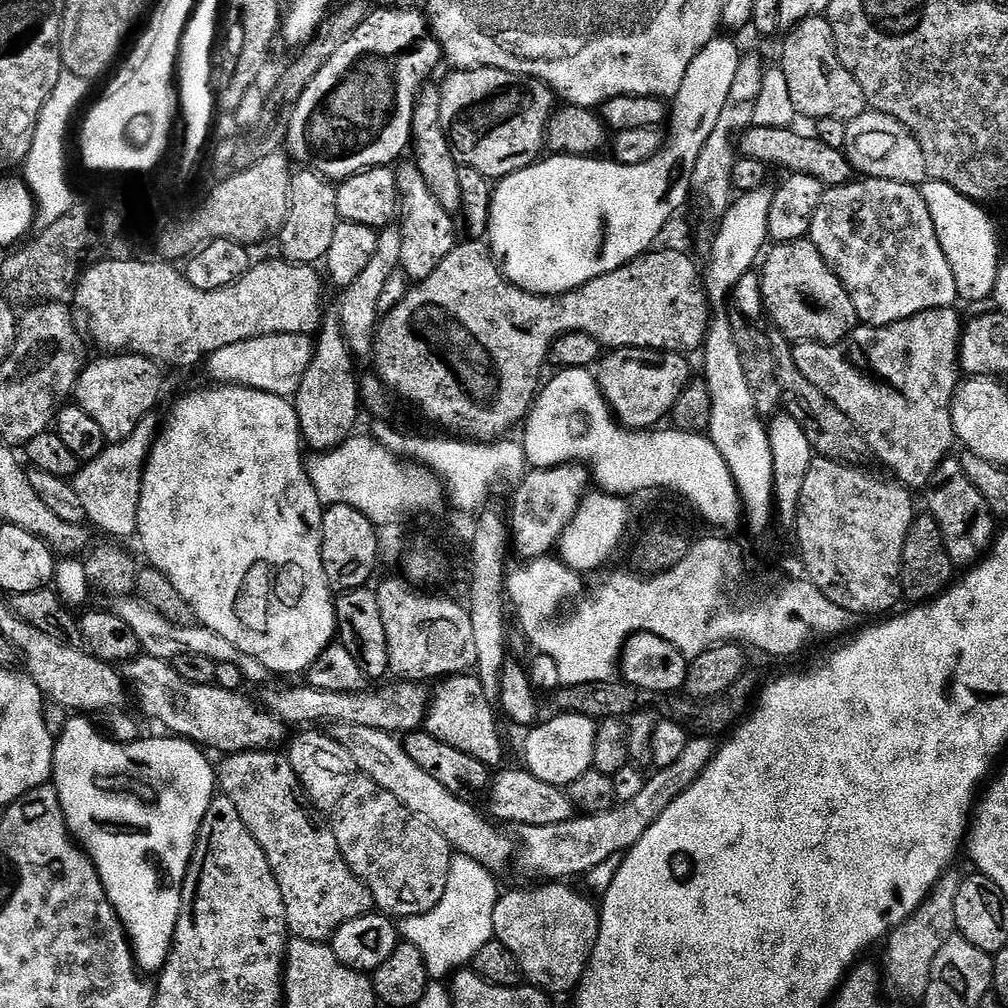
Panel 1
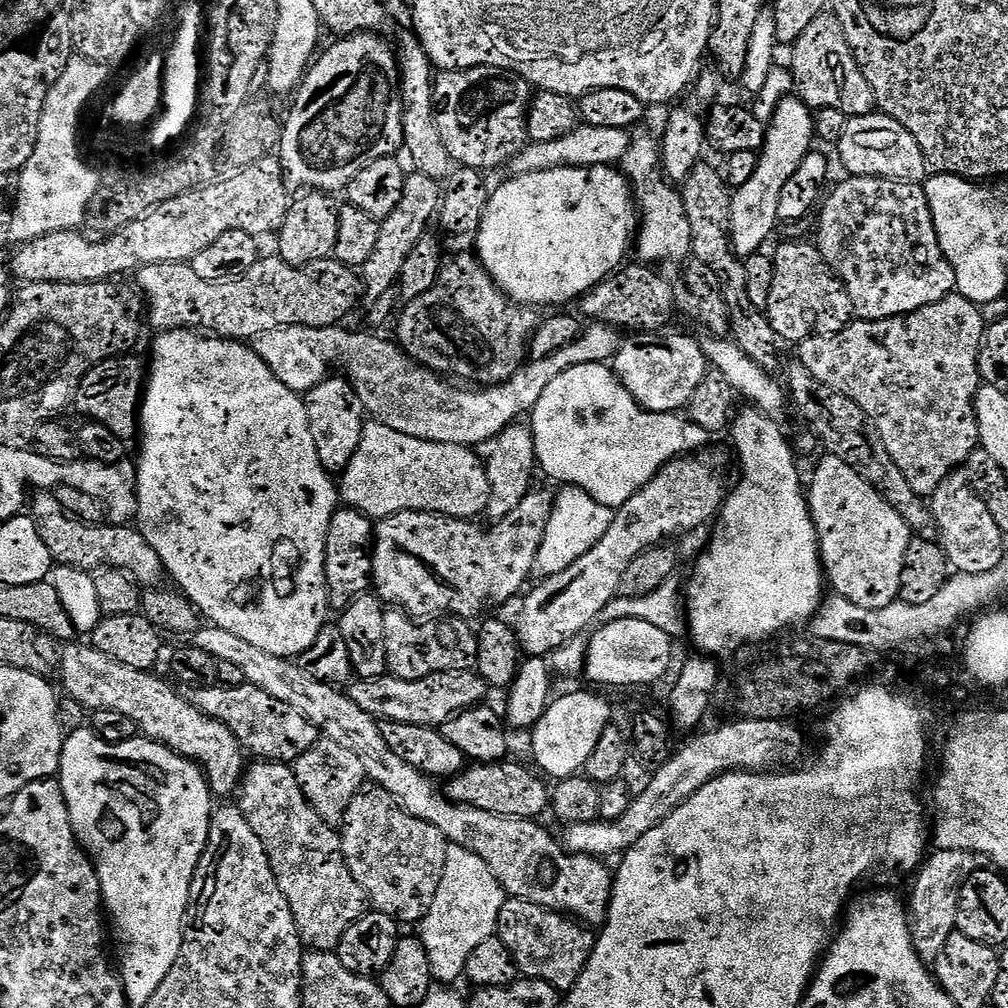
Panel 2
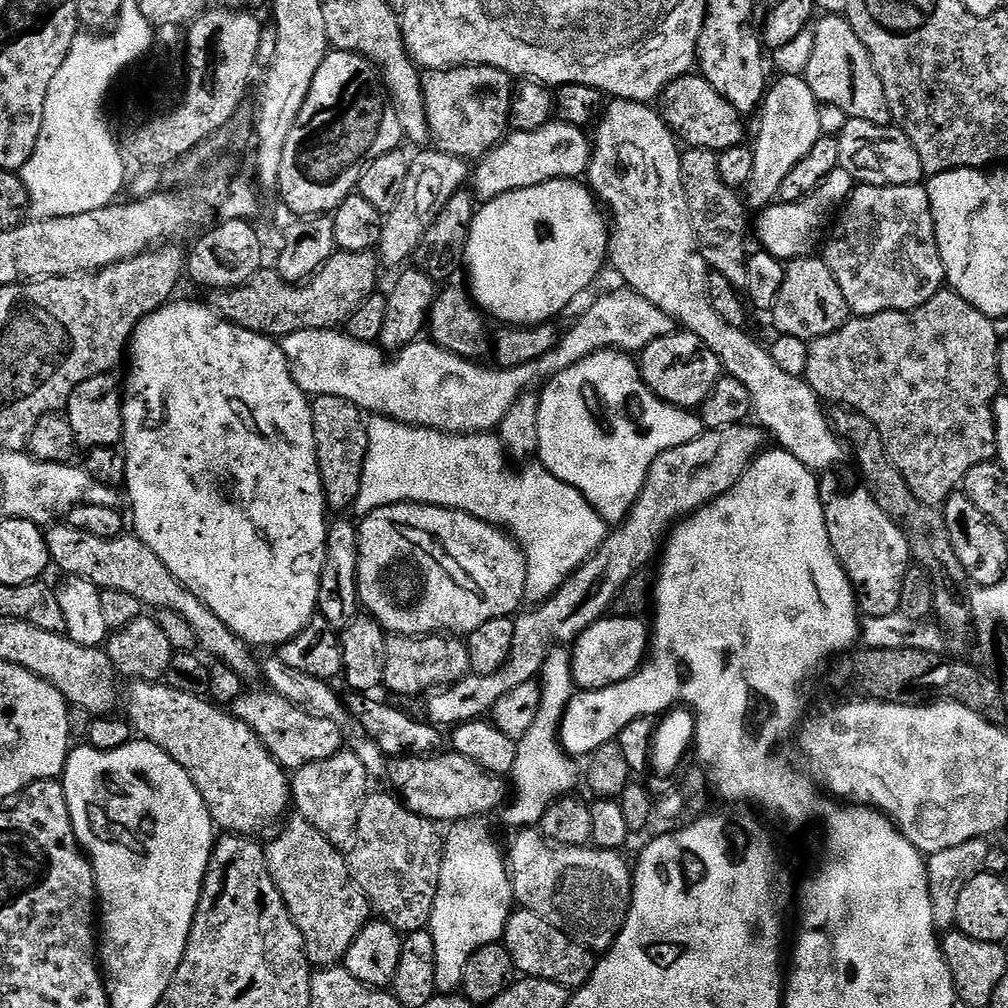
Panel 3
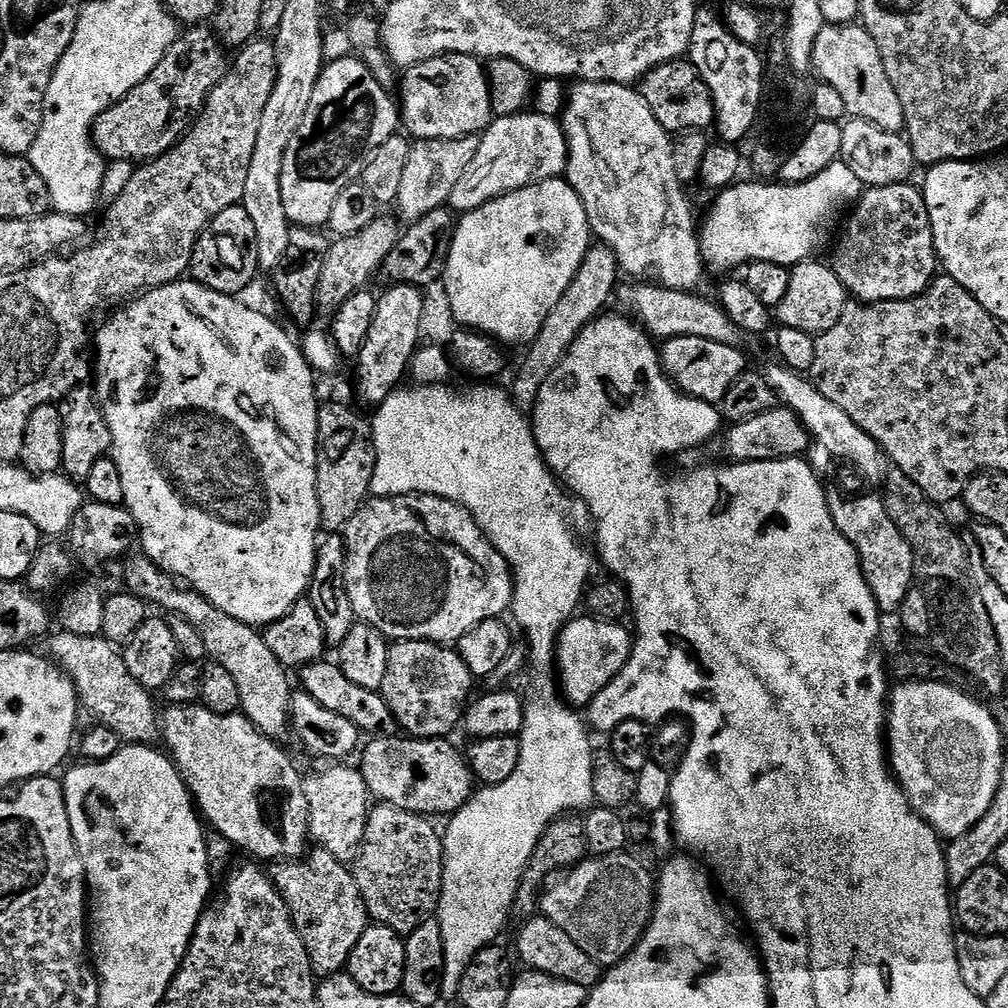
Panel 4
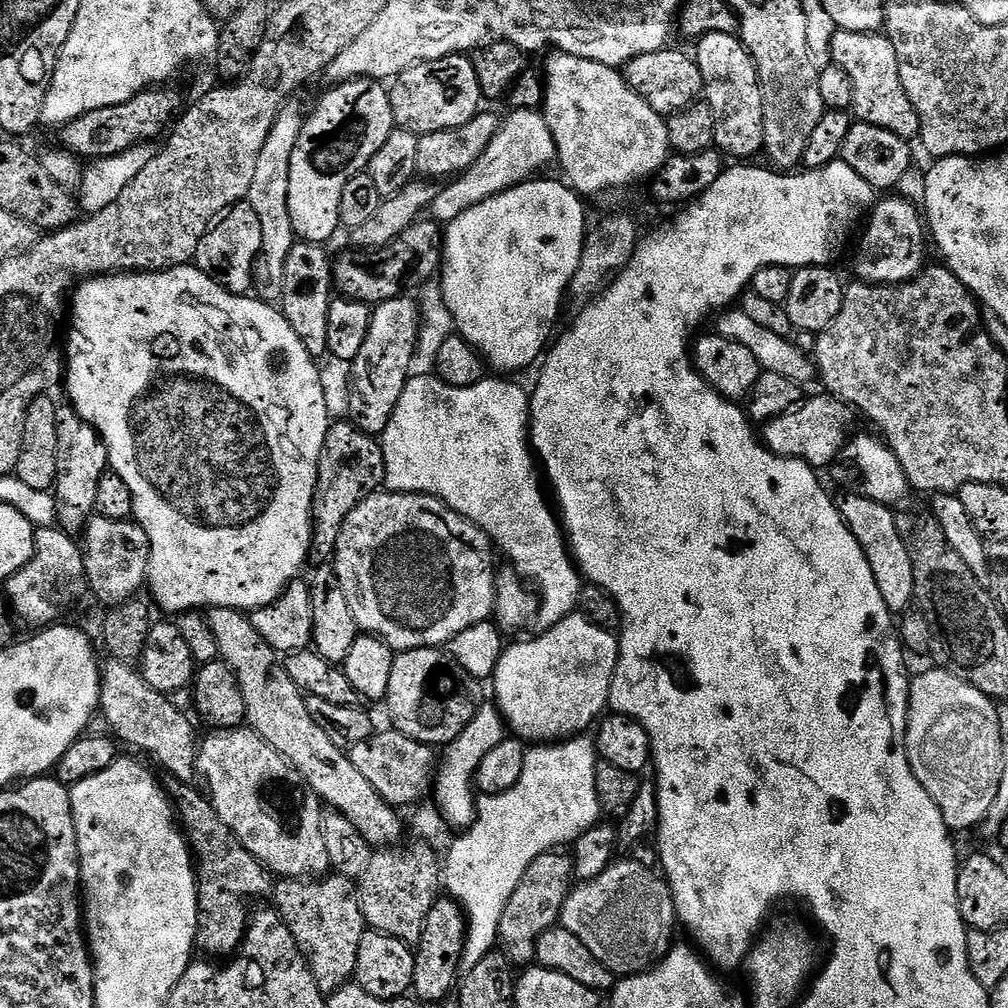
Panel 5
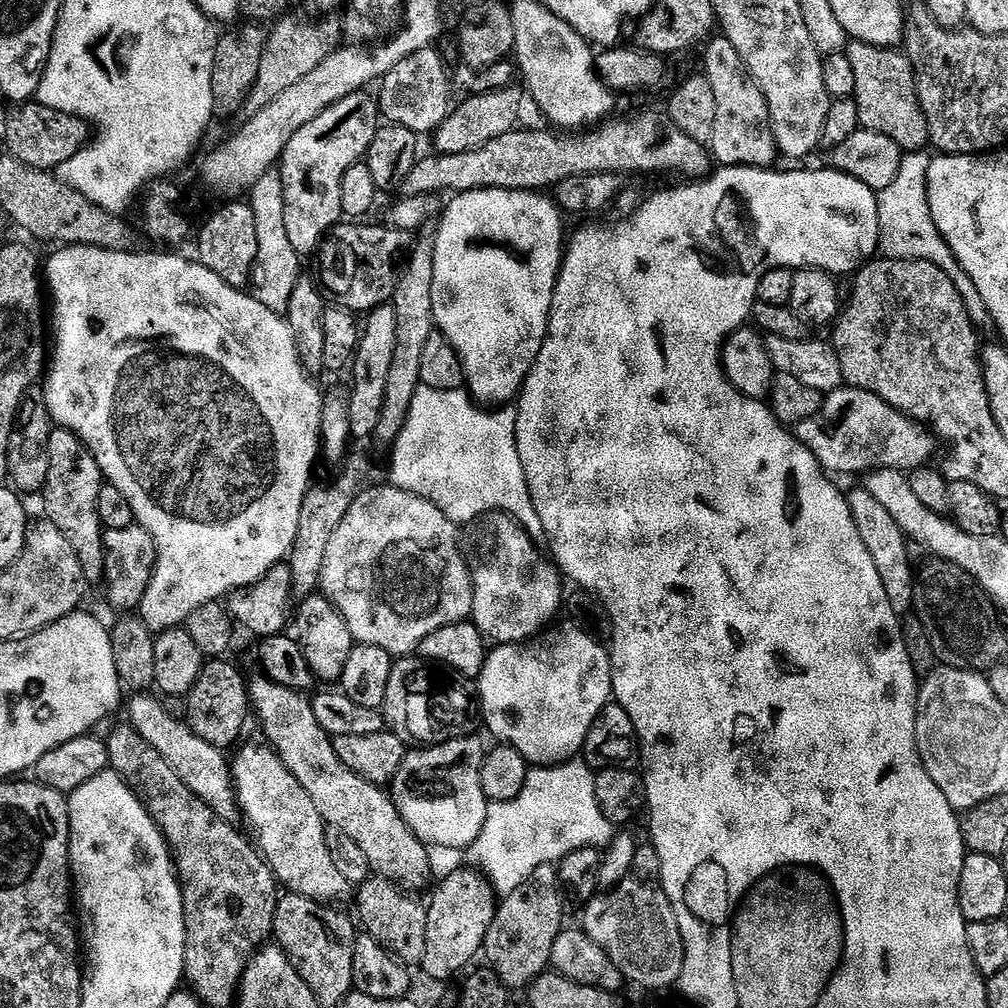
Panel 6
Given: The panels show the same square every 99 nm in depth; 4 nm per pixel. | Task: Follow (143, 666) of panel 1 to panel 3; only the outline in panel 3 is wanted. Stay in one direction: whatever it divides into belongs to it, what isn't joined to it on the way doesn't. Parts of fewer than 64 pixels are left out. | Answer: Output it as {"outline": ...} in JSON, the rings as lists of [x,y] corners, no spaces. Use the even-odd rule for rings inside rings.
{"outline":[[[271,690],[264,692],[245,691],[230,705],[232,715],[236,716],[266,746],[266,750],[286,770],[295,770],[310,762],[322,762],[322,758],[334,758],[345,747],[344,732],[341,725],[328,716],[315,716],[299,708],[294,702],[282,698]]]}

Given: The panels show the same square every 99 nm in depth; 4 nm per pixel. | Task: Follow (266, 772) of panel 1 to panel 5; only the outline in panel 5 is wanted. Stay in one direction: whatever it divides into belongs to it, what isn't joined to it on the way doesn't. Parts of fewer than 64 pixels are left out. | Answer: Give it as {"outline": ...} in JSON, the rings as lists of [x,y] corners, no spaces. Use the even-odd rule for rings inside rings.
{"outline":[[[339,874],[302,880],[280,878],[274,884],[275,896],[275,911],[286,922],[290,934],[294,934],[294,942],[314,974],[314,982],[318,982],[318,990],[331,994],[343,988],[355,977],[358,946],[366,931],[357,881]]]}

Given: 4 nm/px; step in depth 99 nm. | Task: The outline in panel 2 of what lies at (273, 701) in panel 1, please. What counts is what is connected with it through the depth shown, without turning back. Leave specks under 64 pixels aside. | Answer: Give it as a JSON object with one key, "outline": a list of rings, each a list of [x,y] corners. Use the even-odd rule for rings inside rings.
{"outline":[[[475,671],[443,672],[430,674],[417,680],[399,680],[397,676],[385,674],[373,680],[353,679],[347,685],[346,693],[359,709],[370,714],[377,722],[406,722],[410,726],[439,728],[450,718],[485,703],[484,695],[489,695],[487,682]]]}

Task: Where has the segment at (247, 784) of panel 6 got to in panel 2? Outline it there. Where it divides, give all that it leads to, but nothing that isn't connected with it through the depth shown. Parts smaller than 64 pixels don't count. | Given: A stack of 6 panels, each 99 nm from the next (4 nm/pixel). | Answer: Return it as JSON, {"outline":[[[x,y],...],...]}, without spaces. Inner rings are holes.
{"outline":[[[68,642],[61,647],[64,648],[60,652],[61,685],[59,684],[59,687],[62,689],[62,692],[62,687],[64,687],[65,694],[68,695],[74,703],[81,704],[82,707],[88,708],[87,710],[91,710],[92,712],[101,712],[102,710],[118,710],[118,714],[126,714],[126,718],[130,718],[130,722],[134,722],[136,731],[141,737],[152,740],[155,744],[166,746],[170,749],[170,751],[177,752],[180,756],[185,756],[187,760],[191,760],[192,763],[197,764],[206,779],[208,779],[208,786],[212,789],[213,797],[220,798],[220,796],[228,796],[231,794],[231,792],[233,795],[233,793],[239,789],[242,783],[242,777],[246,772],[246,753],[244,749],[240,747],[240,743],[238,743],[238,741],[236,741],[234,738],[234,734],[230,734],[230,730],[226,726],[222,726],[222,724],[217,720],[211,720],[206,713],[199,712],[196,707],[193,706],[191,699],[184,697],[183,700],[183,698],[179,696],[181,693],[177,691],[175,687],[172,687],[172,689],[168,685],[163,684],[163,682],[156,677],[156,674],[153,674],[152,672],[143,672],[142,670],[130,670],[130,666],[122,666],[118,662],[114,662],[110,658],[106,658],[106,654],[102,654],[99,650],[89,646],[87,643],[84,643],[85,645],[80,643],[81,642]]]}

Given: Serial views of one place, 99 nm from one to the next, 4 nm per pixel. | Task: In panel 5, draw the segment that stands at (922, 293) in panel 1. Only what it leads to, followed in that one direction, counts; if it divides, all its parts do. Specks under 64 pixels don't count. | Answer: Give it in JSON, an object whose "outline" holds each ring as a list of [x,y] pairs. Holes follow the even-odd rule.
{"outline":[[[892,196],[871,209],[864,233],[860,236],[860,245],[856,248],[856,257],[852,268],[856,271],[855,279],[865,284],[904,284],[913,280],[919,272],[924,271],[924,255],[930,252],[930,240],[926,235],[926,220],[921,209],[908,200],[899,200]]]}

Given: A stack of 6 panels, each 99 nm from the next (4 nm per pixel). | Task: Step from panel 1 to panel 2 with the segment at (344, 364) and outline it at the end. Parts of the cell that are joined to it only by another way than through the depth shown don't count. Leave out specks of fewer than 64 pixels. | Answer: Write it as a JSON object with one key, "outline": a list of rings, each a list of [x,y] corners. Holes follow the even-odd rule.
{"outline":[[[338,374],[329,375],[327,380],[311,388],[303,397],[303,402],[310,434],[314,438],[314,450],[318,450],[321,466],[329,473],[339,473],[354,456],[354,450],[362,438],[366,423],[364,404],[352,388],[352,383]]]}

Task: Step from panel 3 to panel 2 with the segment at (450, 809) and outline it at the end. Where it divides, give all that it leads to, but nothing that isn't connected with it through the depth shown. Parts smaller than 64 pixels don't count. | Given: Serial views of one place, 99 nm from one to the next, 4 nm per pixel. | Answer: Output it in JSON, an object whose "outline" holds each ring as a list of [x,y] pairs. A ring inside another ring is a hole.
{"outline":[[[473,763],[445,783],[448,785],[442,788],[443,795],[456,804],[486,810],[486,814],[498,814],[506,818],[522,818],[523,820],[540,818],[540,815],[543,812],[547,813],[550,808],[549,785],[544,785],[545,781],[531,767],[528,769],[520,764],[508,763]]]}

